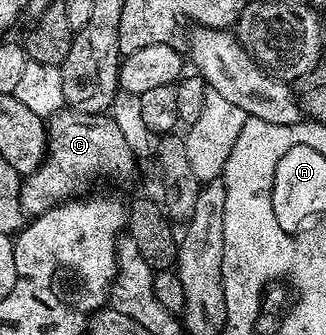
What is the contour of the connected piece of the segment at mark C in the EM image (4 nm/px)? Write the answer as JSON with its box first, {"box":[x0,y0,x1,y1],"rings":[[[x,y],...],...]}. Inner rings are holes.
{"box":[18,110,140,217],"rings":[[[61,110],[49,117],[46,158],[36,171],[22,180],[18,201],[27,217],[42,216],[48,209],[77,197],[78,184],[86,184],[97,176],[106,180],[126,180],[138,167],[140,161],[113,116]]]}

